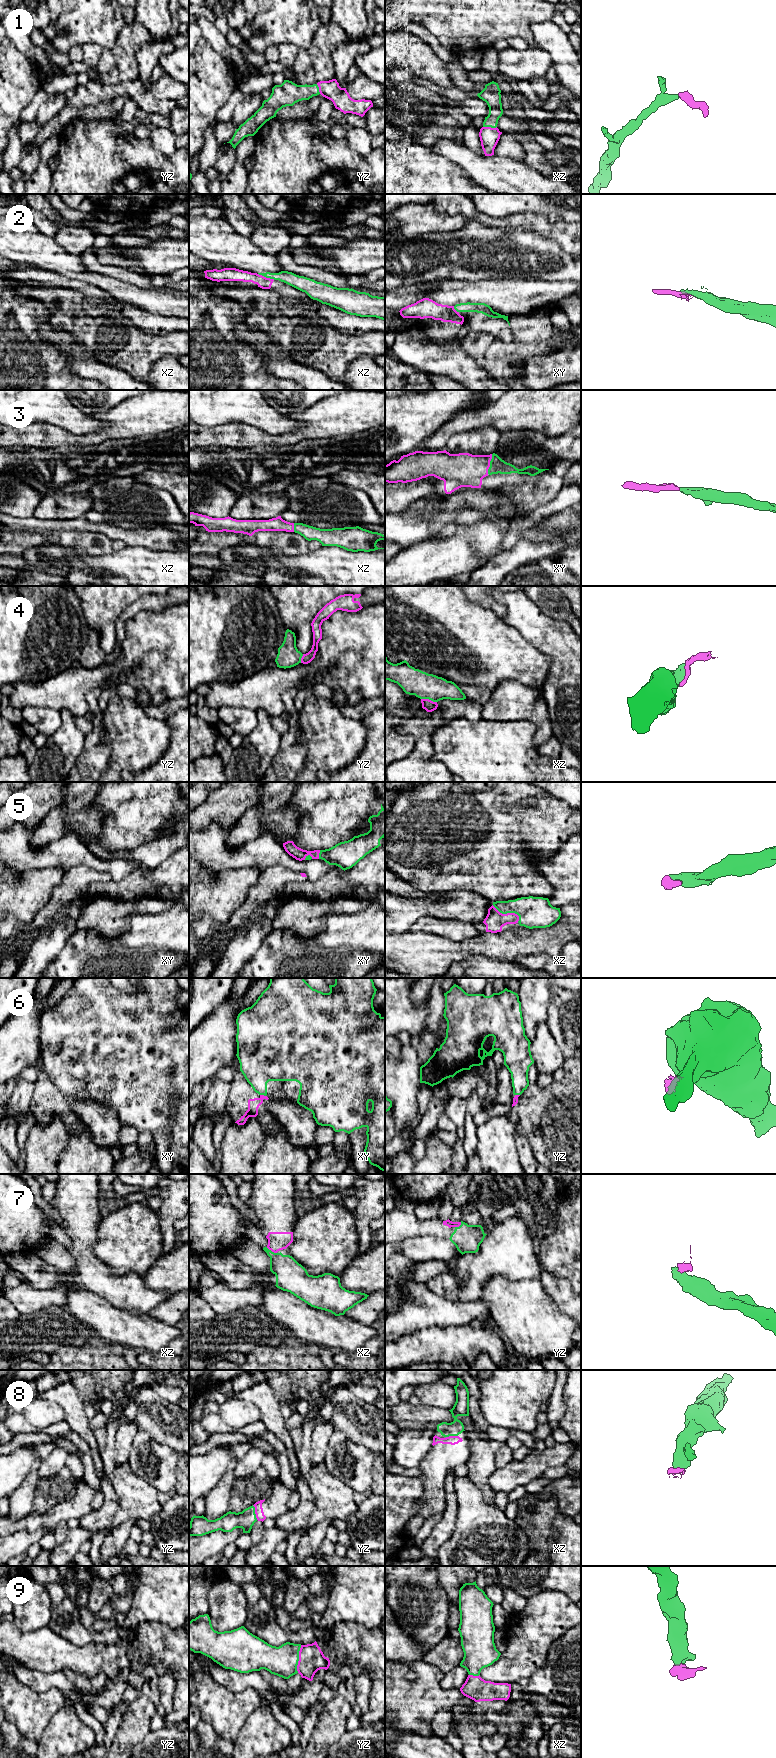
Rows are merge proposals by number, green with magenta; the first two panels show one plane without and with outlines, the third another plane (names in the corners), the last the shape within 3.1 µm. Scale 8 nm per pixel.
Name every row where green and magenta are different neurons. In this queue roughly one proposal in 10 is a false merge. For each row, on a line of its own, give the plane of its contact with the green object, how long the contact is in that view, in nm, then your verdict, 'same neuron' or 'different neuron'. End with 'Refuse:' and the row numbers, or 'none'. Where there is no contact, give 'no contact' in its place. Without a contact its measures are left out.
1: contact in xz; length 110 nm; same neuron
2: contact in xz; length 140 nm; different neuron
3: contact in xy; length 170 nm; same neuron
4: contact in xz; length 130 nm; same neuron
5: contact in xz; length 260 nm; same neuron
6: contact in xy; length 50 nm; different neuron
7: contact in xz; length 100 nm; same neuron
8: contact in yz; length 130 nm; same neuron
9: contact in yz; length 220 nm; same neuron
Refuse: 2, 6

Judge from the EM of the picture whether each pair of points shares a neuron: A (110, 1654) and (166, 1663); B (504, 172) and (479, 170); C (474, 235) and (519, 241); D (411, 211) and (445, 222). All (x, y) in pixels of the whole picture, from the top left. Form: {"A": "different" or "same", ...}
{"A": "same", "B": "same", "C": "same", "D": "same"}

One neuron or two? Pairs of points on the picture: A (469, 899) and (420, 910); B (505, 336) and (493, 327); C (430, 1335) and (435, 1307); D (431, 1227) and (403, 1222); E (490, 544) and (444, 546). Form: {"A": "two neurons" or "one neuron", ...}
{"A": "one neuron", "B": "one neuron", "C": "two neurons", "D": "one neuron", "E": "one neuron"}

